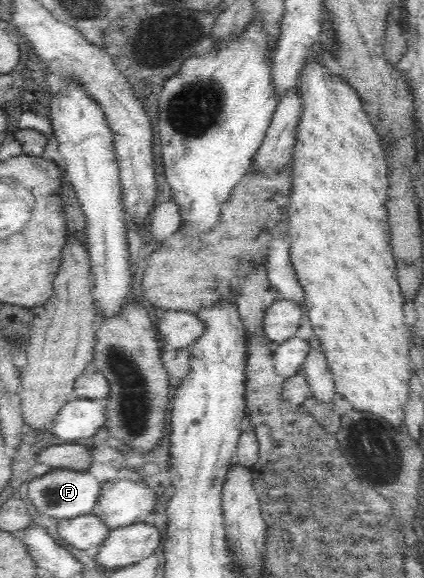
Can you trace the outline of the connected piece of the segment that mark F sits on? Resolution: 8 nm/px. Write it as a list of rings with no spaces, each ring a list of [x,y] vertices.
[[[75,469],[51,470],[41,476],[33,477],[27,481],[27,497],[35,506],[35,510],[43,515],[58,520],[71,519],[83,514],[93,514],[93,508],[97,503],[102,483],[87,470]]]

